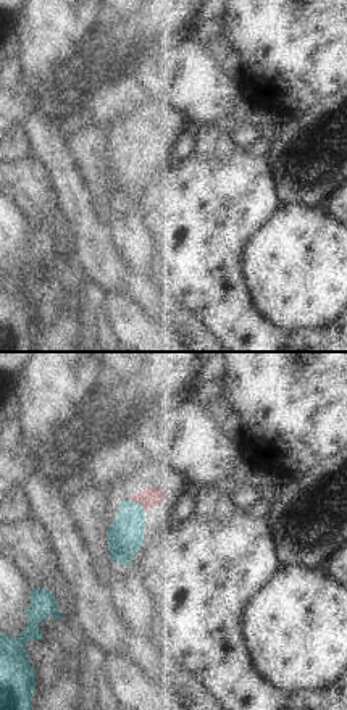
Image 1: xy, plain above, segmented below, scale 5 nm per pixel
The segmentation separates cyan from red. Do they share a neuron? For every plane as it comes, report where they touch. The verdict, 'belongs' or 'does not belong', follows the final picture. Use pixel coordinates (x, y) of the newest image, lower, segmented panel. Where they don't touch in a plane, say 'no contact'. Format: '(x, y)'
(139, 504)

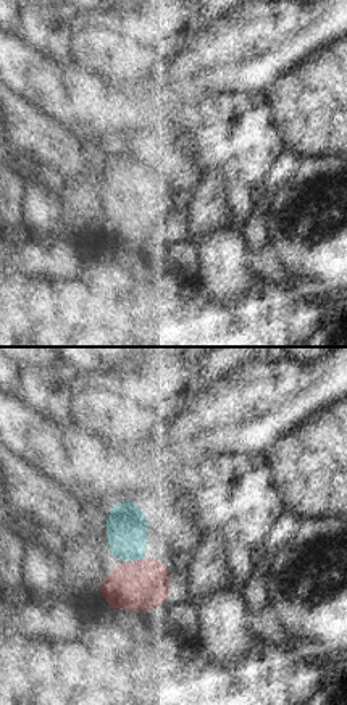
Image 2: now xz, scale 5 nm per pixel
(134, 560)

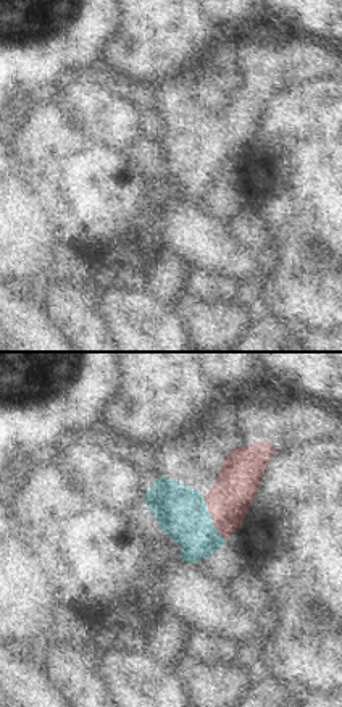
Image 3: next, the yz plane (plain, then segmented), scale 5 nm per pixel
(210, 518)

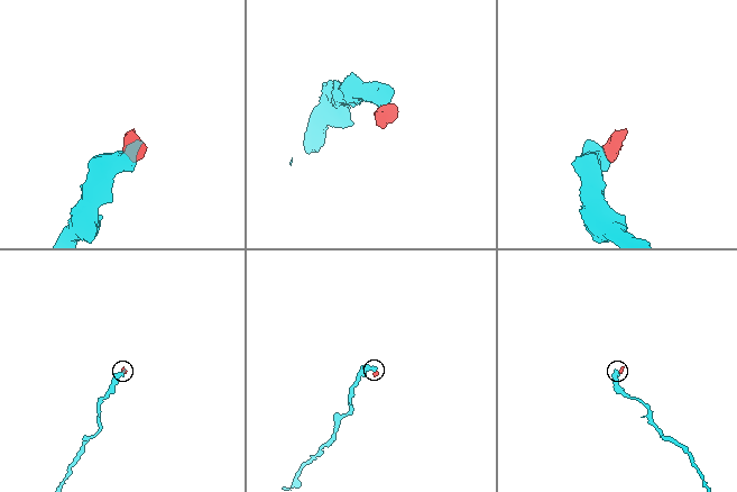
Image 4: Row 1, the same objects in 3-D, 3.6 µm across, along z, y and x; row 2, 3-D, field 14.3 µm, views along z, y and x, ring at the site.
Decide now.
belongs

